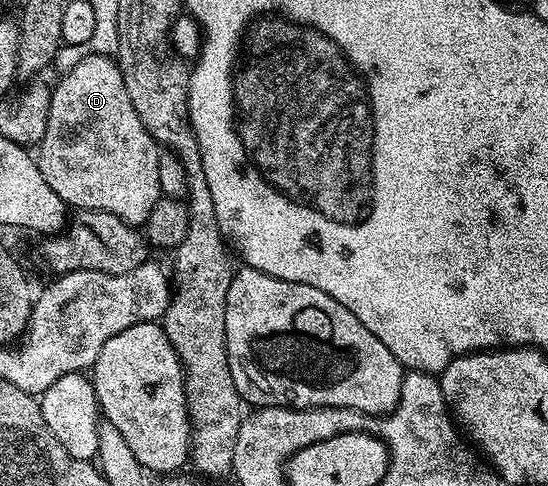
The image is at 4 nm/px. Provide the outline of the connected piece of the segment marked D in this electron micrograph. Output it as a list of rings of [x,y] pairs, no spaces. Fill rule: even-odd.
[[[91,51],[87,57],[80,58],[71,67],[70,74],[67,77],[60,78],[58,86],[55,84],[51,88],[48,127],[44,131],[42,144],[37,146],[36,160],[40,167],[40,175],[44,175],[44,179],[52,187],[52,191],[56,191],[56,195],[60,195],[62,201],[65,201],[67,206],[73,207],[75,210],[108,211],[112,215],[124,219],[130,225],[142,227],[145,226],[148,215],[152,215],[152,207],[156,207],[159,197],[163,196],[162,184],[160,183],[160,163],[162,162],[160,146],[155,141],[154,136],[146,129],[140,115],[136,113],[136,107],[132,105],[132,99],[128,99],[128,91],[124,87],[124,75],[120,71],[117,60],[113,56],[97,51]]]

